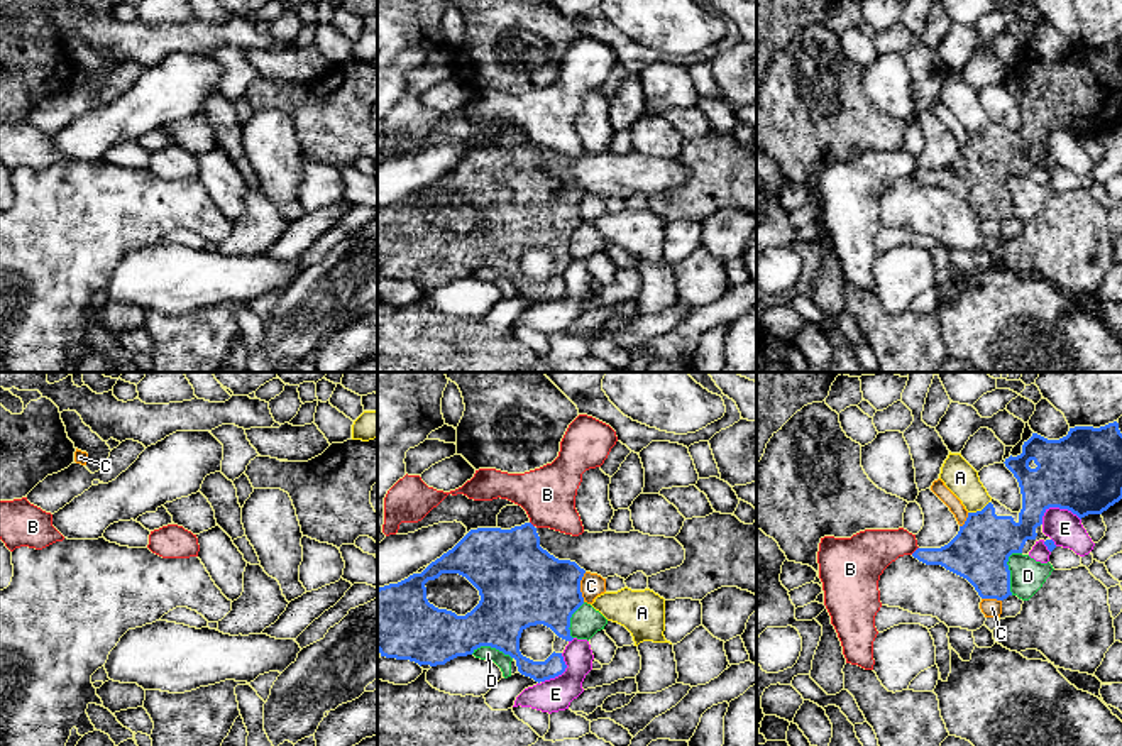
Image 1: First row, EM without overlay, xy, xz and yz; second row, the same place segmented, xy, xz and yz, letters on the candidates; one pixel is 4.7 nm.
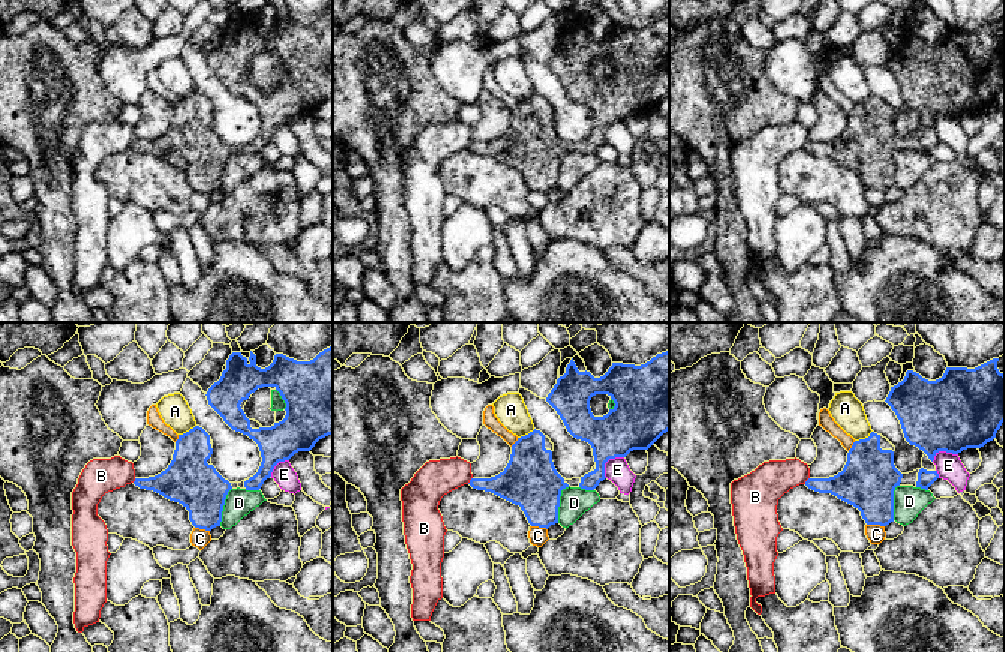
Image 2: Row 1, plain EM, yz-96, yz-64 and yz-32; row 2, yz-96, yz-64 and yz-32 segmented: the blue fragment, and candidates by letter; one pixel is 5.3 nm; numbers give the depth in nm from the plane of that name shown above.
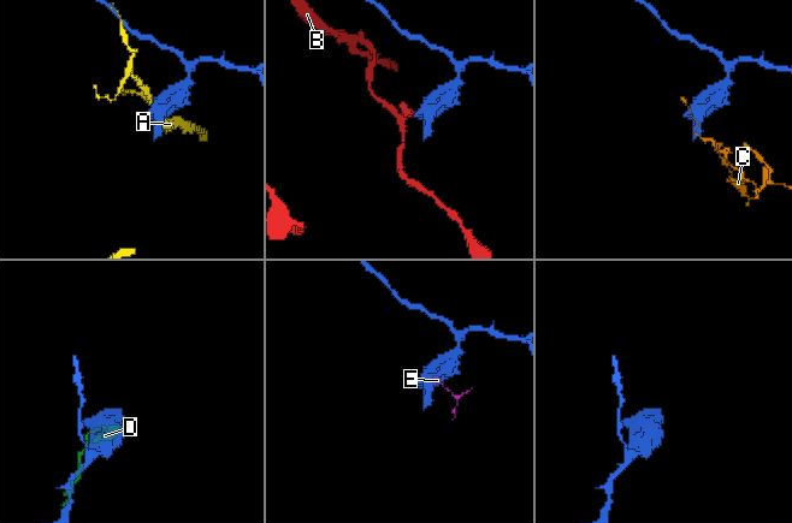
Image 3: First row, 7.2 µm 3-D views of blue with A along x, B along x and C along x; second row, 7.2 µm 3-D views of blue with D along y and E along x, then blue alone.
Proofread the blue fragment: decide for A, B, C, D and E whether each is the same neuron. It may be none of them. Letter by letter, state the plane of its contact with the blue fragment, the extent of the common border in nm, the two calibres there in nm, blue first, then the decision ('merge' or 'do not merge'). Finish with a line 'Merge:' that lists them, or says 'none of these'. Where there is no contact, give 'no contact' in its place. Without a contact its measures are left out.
A: contact in yz; length 120 nm; calibres 280 and 160 nm; do not merge
B: contact in yz; length 50 nm; calibres 220 and 220 nm; do not merge
C: contact in xz; length 140 nm; calibres 380 and 110 nm; do not merge
D: contact in yz; length 220 nm; calibres 280 and 160 nm; do not merge
E: contact in yz; length 190 nm; calibres 380 and 160 nm; do not merge
Merge: none of these

